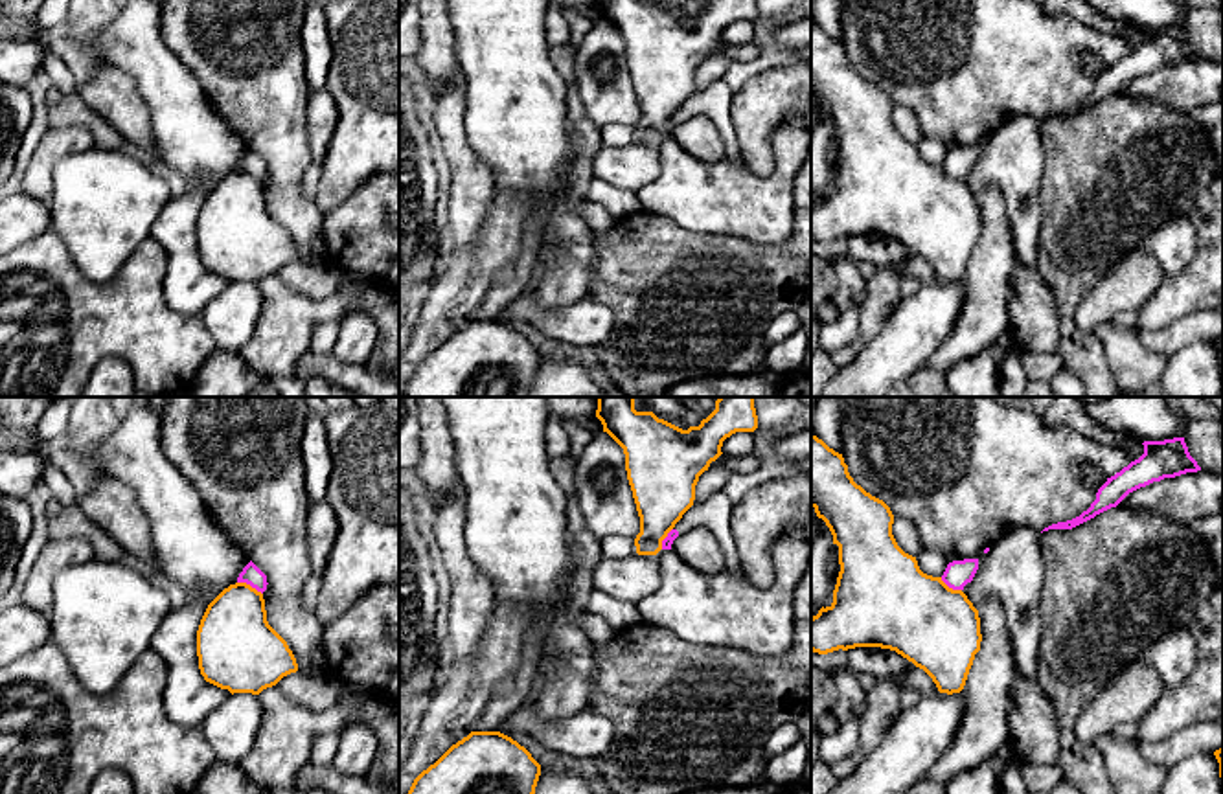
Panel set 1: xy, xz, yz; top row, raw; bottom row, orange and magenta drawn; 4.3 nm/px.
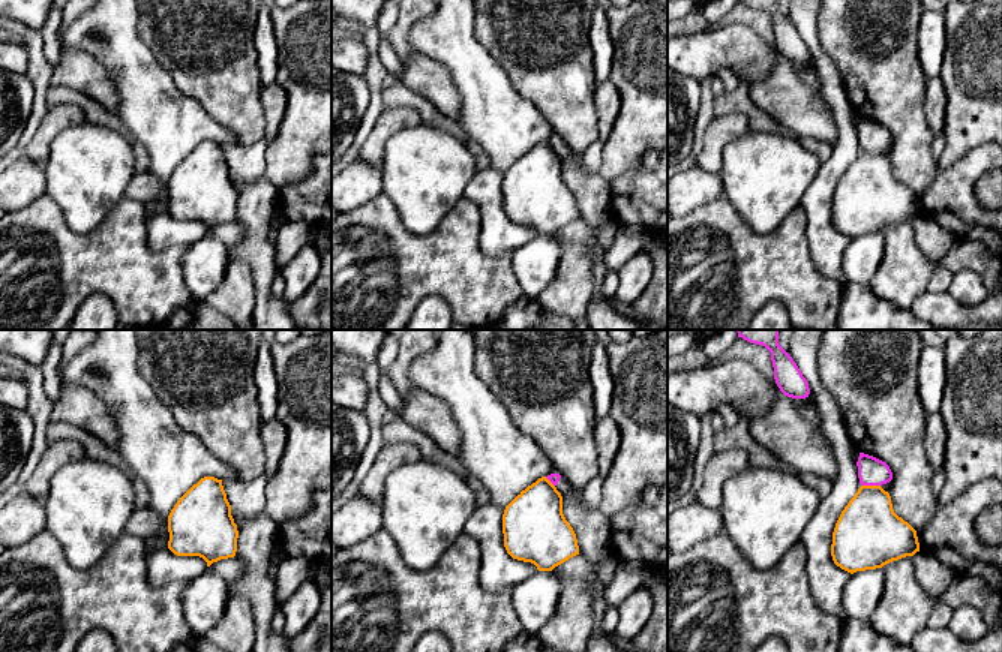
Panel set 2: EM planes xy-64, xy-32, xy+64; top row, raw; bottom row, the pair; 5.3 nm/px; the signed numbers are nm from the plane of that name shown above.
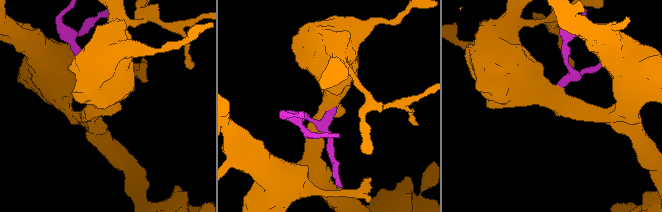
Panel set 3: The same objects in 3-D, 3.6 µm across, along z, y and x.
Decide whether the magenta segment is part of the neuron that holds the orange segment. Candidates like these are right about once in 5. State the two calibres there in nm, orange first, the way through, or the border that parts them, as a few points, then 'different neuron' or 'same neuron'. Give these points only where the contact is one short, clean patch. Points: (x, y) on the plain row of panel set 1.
340 nm thick on the orange side, 90 nm on the other; border along xy (238, 170), (249, 171), (262, 182); different neuron

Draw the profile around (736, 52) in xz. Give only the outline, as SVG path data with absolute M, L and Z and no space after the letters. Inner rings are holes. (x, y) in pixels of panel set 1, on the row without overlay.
M721 42L715 50L710 51L708 57L715 57L715 55L725 55L725 57L730 57L732 61L749 62L758 57L758 50L754 48L752 42L749 44L723 44Z

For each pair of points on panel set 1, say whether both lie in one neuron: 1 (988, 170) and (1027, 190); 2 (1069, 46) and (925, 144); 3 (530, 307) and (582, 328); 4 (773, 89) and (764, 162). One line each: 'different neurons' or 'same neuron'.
1: same neuron
2: different neurons
3: same neuron
4: same neuron

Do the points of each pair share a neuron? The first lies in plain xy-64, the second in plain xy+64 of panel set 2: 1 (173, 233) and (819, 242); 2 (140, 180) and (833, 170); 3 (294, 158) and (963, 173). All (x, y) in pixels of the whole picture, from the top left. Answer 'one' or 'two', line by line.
1: one
2: one
3: two

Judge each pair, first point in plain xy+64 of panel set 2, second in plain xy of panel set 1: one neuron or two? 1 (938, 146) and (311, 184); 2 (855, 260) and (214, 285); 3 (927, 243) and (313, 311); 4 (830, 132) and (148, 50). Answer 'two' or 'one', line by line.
1: one
2: two
3: two
4: two

